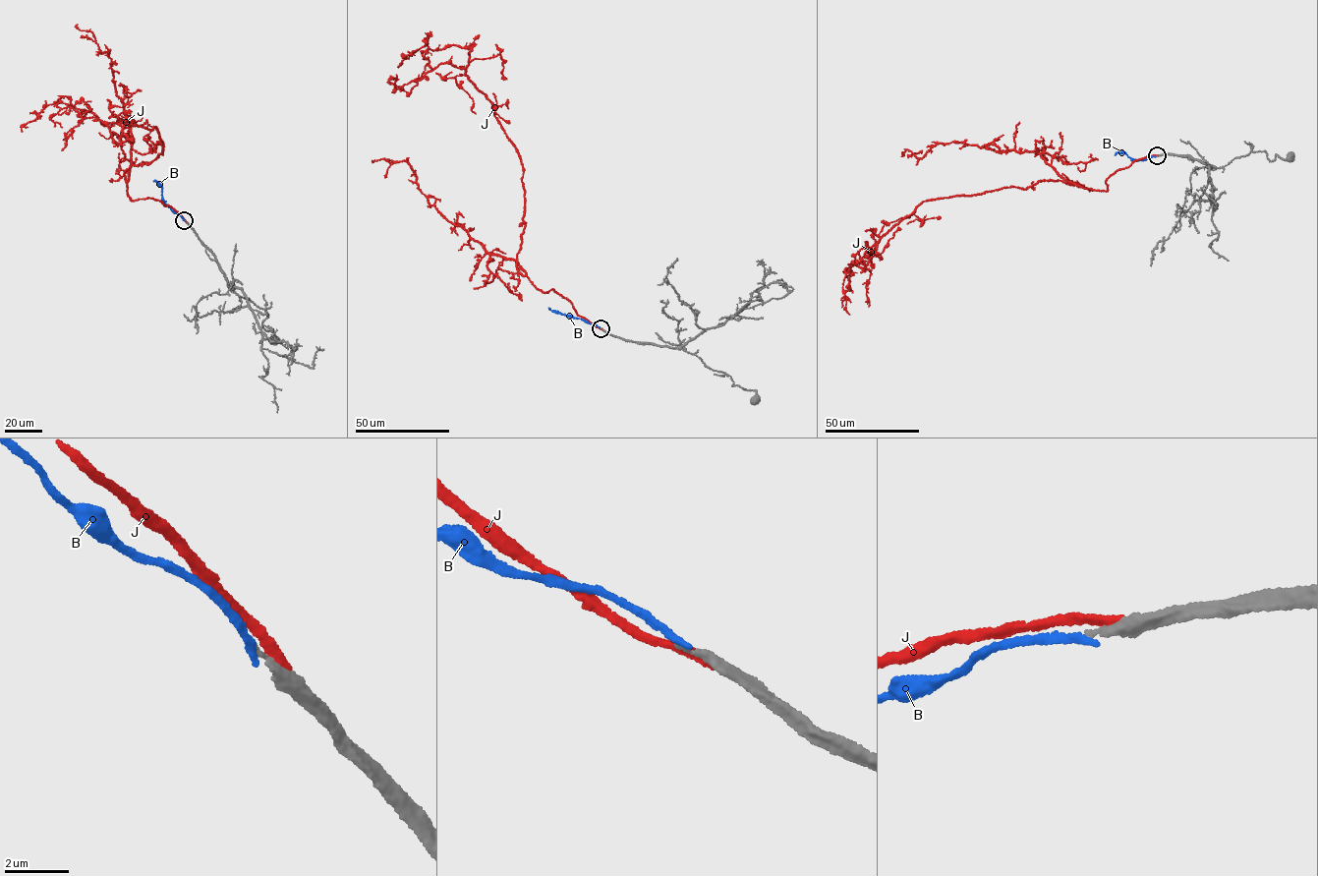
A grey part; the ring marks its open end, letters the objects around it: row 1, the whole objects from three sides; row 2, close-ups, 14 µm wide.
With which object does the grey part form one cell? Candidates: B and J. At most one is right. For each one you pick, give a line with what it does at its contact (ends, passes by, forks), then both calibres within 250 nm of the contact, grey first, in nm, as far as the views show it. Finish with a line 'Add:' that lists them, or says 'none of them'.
Add: none of them

